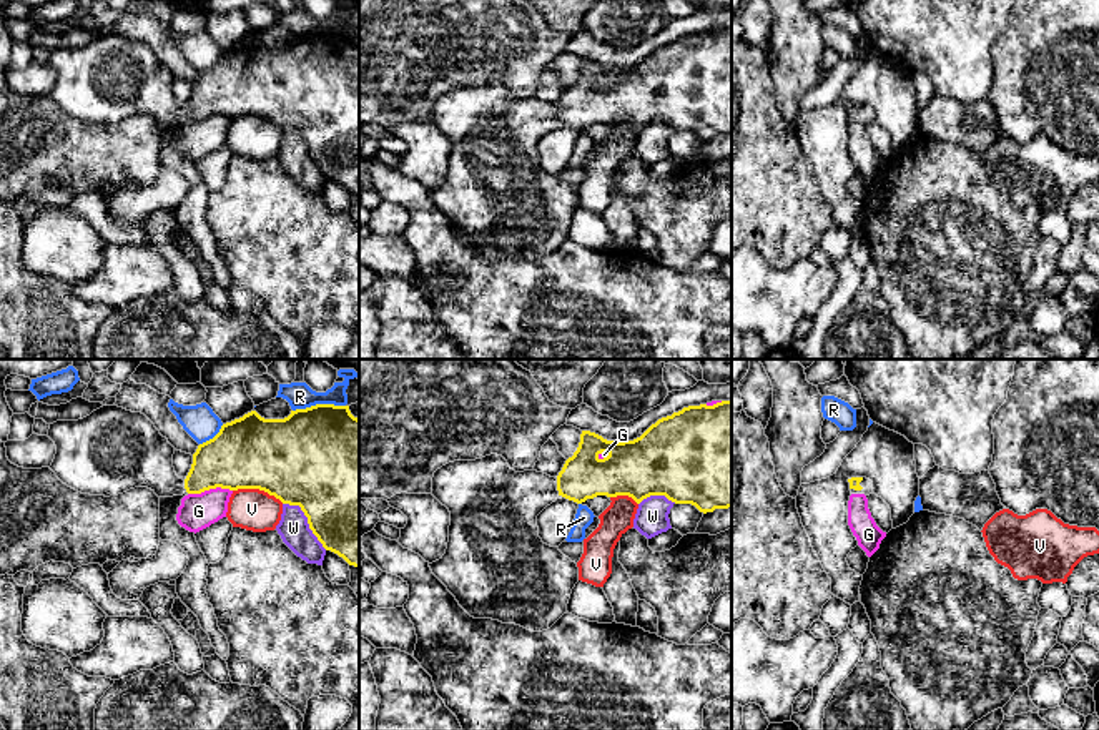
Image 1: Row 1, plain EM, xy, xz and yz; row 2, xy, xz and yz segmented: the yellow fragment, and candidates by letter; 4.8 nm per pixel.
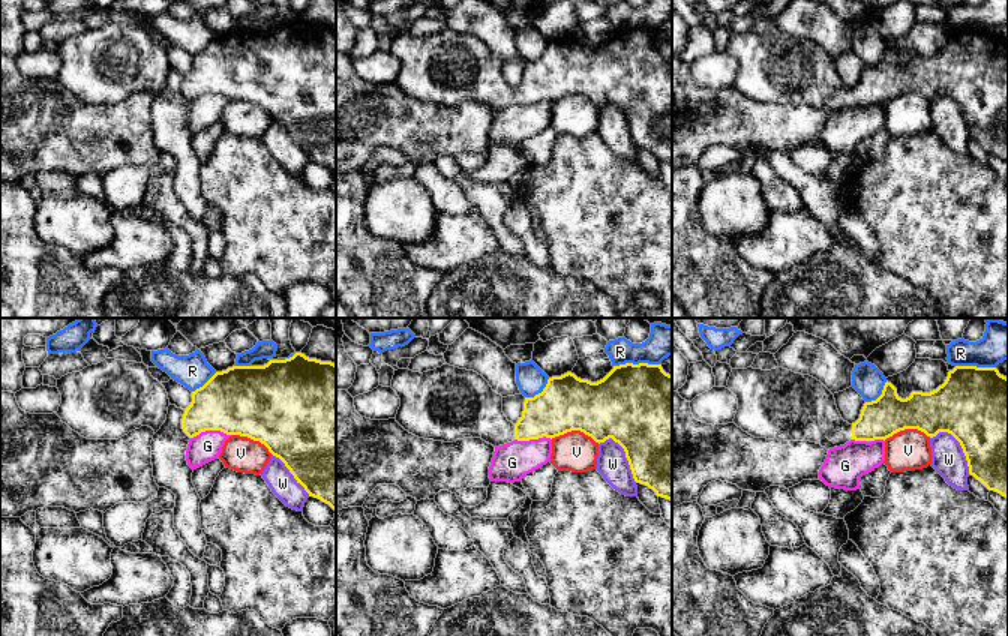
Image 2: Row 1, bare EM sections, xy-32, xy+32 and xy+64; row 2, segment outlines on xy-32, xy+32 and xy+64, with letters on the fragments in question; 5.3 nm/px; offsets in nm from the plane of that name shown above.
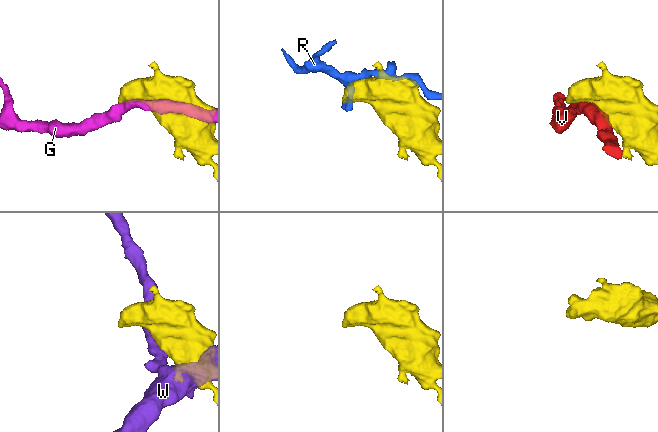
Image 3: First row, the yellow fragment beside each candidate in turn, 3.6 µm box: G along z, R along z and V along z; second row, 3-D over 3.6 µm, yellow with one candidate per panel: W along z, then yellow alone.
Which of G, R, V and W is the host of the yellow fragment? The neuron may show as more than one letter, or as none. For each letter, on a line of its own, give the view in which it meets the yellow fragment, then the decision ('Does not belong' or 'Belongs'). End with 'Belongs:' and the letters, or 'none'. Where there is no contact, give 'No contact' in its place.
G: Touches yellow in xy. Does not belong
R: Touches yellow in xy. Does not belong
V: Touches yellow in xy. Does not belong
W: Touches yellow in xy. Does not belong
Belongs: none

